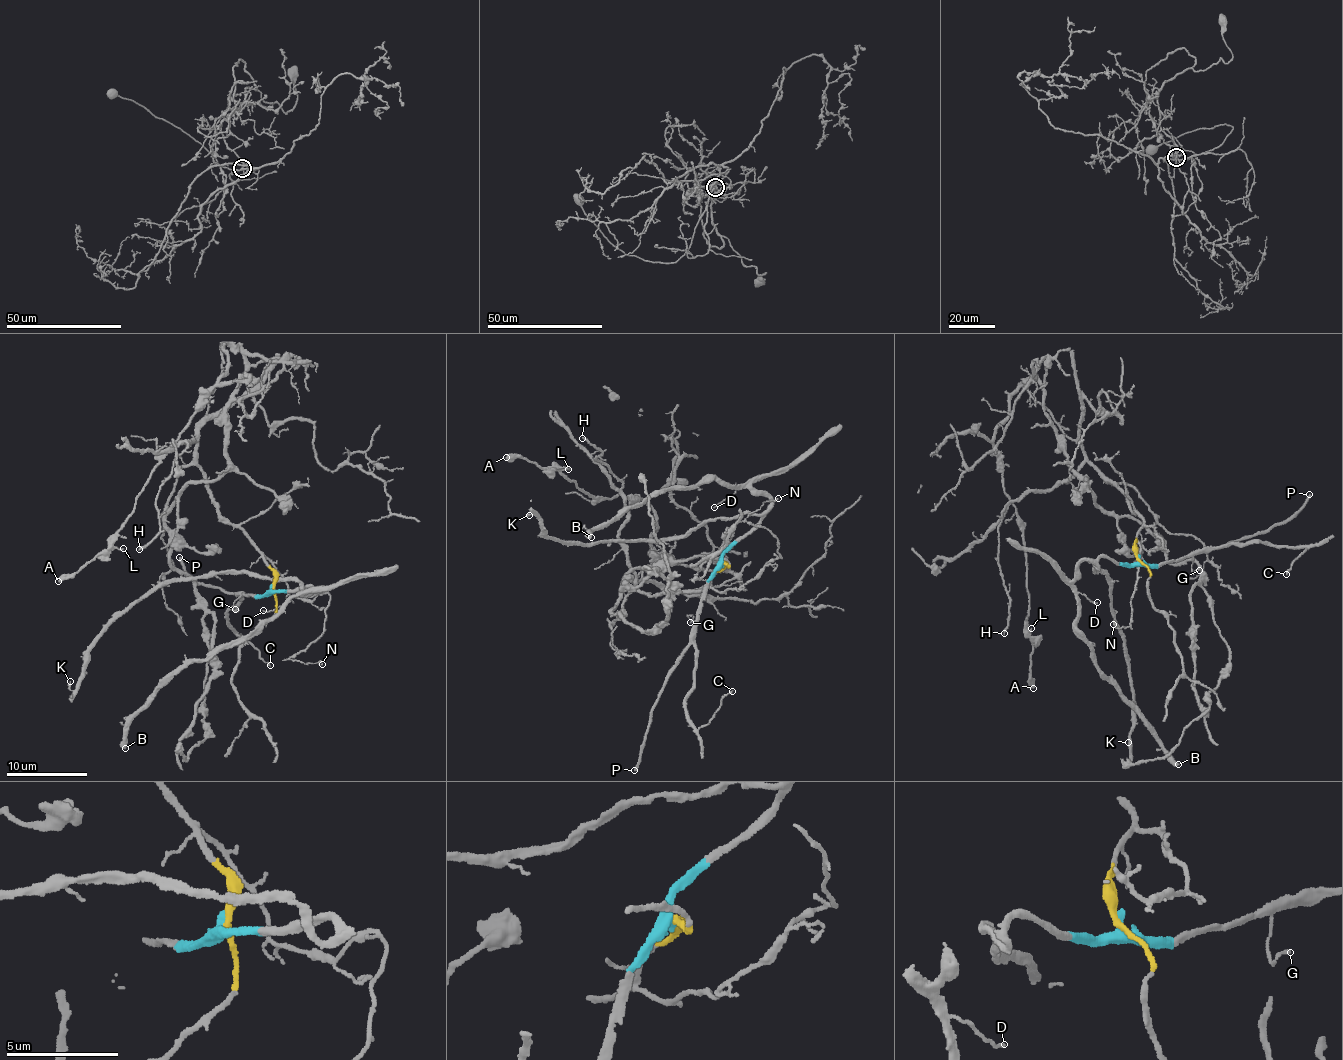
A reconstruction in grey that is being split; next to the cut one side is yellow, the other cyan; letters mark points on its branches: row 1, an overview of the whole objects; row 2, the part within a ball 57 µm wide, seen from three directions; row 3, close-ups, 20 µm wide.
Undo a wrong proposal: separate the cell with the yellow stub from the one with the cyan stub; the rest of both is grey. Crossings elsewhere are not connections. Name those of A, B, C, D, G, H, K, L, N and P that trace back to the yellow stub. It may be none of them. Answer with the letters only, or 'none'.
A, H, L, N

